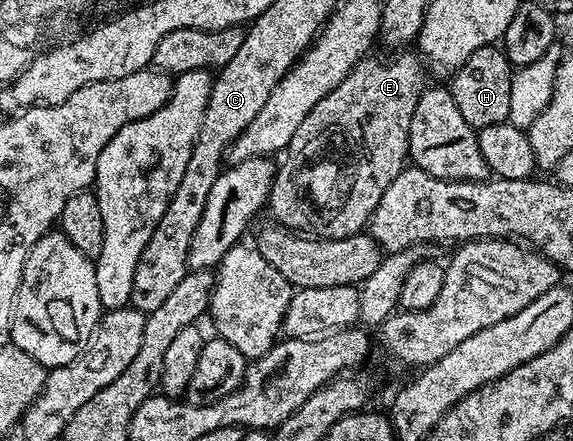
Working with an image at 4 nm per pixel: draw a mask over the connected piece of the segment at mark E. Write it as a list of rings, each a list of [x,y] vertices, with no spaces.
[[[407,49],[390,57],[392,59],[366,57],[360,60],[332,92],[313,106],[298,126],[271,186],[270,218],[280,227],[316,239],[329,239],[357,235],[370,224],[377,201],[381,201],[381,193],[393,185],[404,169],[409,155],[407,126],[413,121],[413,109],[417,109],[417,101],[429,83],[423,72],[424,60],[414,50]]]

